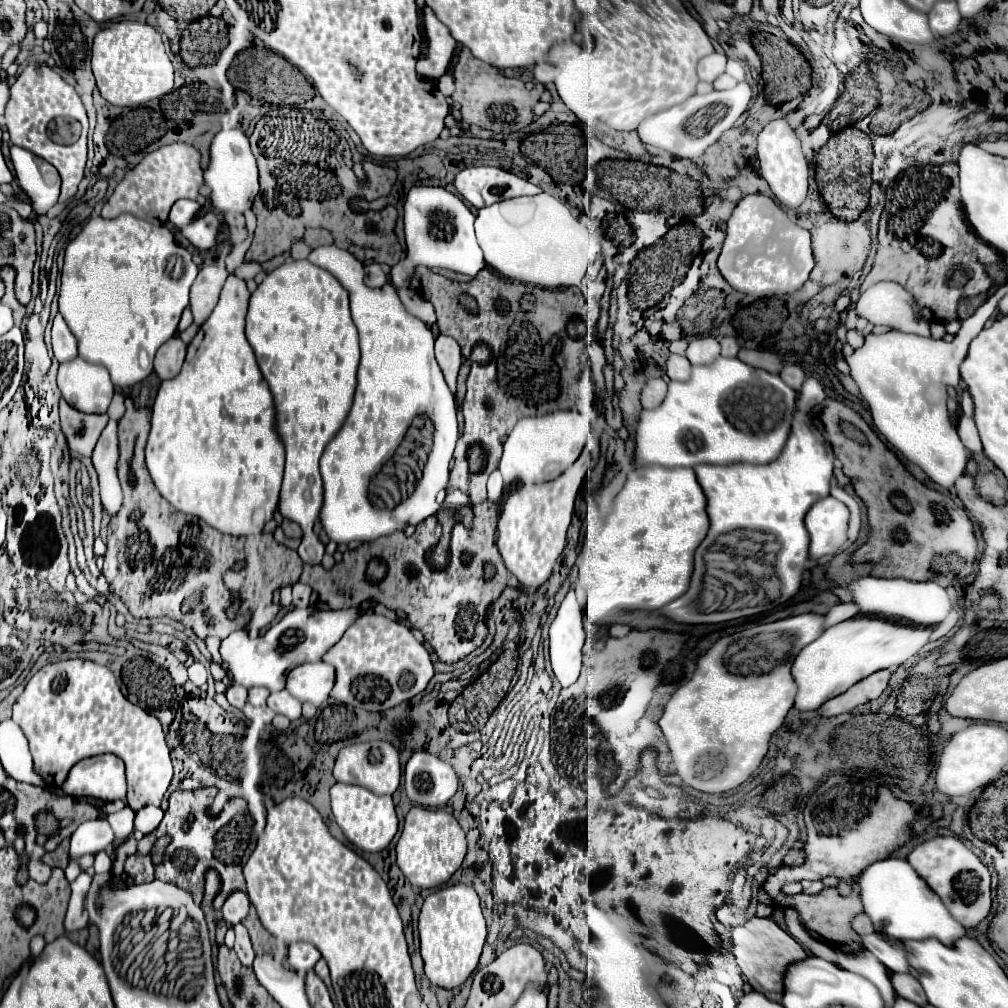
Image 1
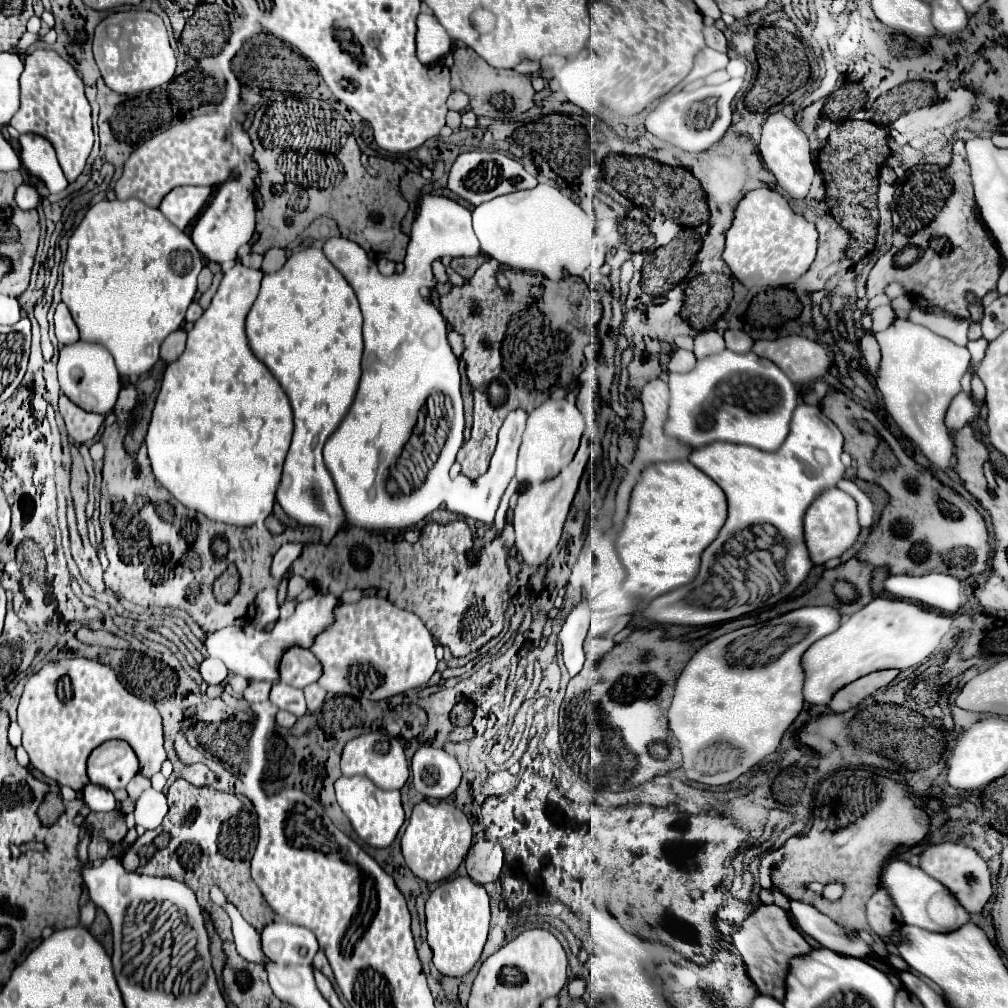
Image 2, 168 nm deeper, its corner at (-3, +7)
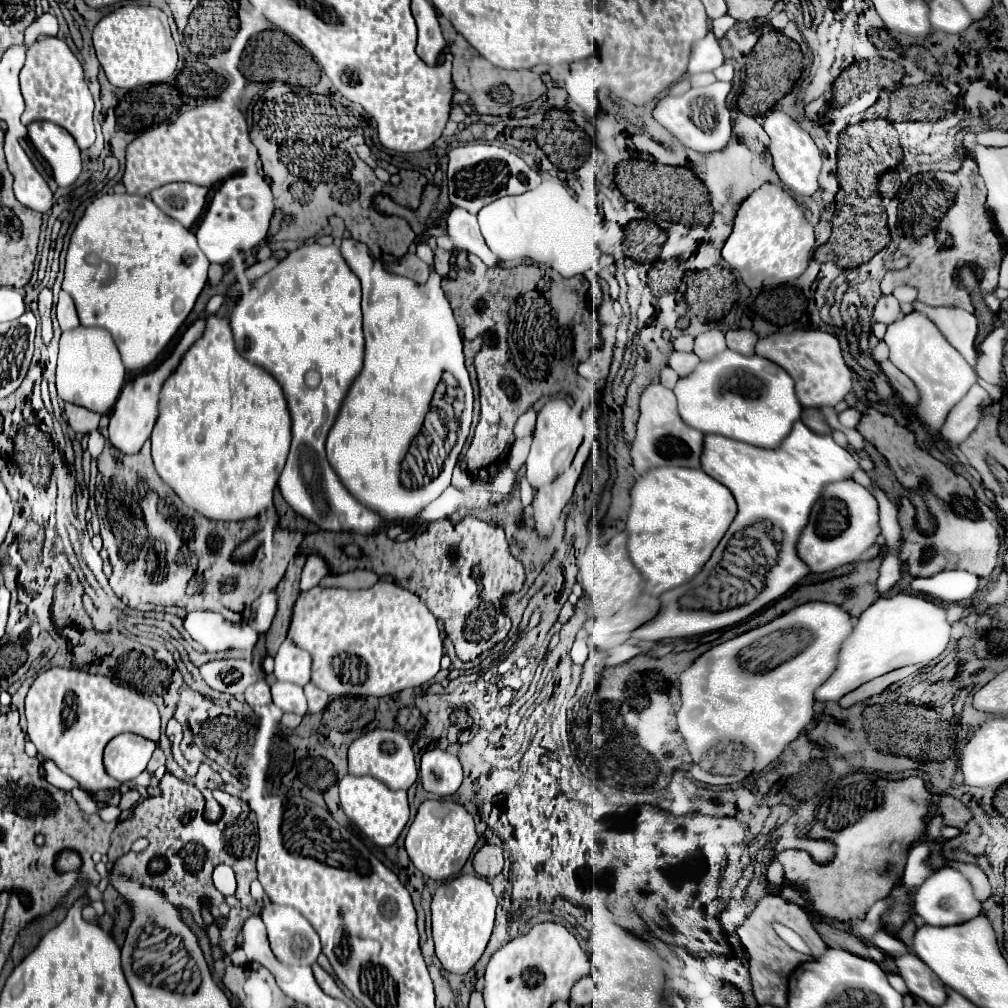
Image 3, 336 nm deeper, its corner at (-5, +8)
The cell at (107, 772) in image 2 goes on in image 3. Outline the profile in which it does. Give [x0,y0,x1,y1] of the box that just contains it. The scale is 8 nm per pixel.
[104,733,156,783]

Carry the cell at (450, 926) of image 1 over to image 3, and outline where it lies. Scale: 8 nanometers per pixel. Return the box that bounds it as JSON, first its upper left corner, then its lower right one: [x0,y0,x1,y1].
[432,875,496,973]

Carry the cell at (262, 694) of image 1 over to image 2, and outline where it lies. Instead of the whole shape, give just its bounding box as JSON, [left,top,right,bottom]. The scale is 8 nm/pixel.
[244,682,270,702]

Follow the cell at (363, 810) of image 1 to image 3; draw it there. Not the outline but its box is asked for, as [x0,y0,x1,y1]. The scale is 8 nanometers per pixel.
[338,775,410,847]

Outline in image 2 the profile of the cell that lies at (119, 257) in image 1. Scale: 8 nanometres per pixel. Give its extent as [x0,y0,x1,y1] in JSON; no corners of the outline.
[62,198,202,376]

